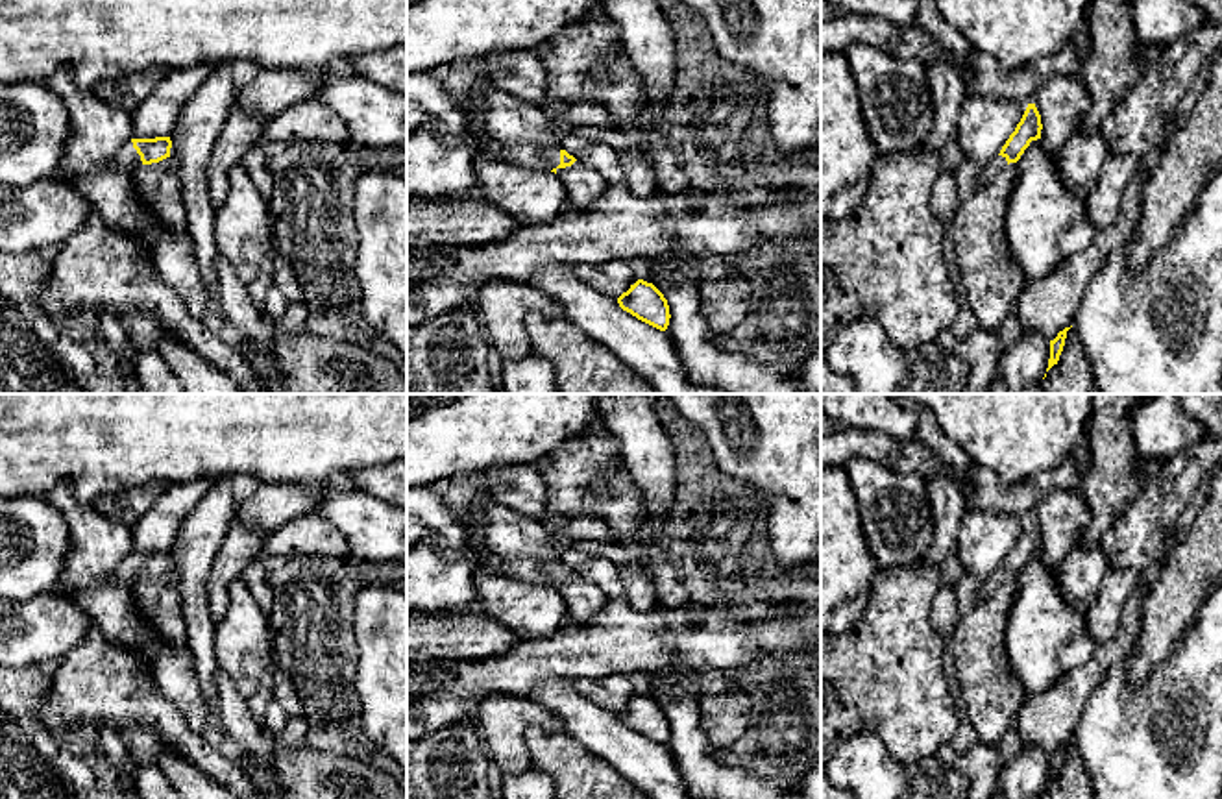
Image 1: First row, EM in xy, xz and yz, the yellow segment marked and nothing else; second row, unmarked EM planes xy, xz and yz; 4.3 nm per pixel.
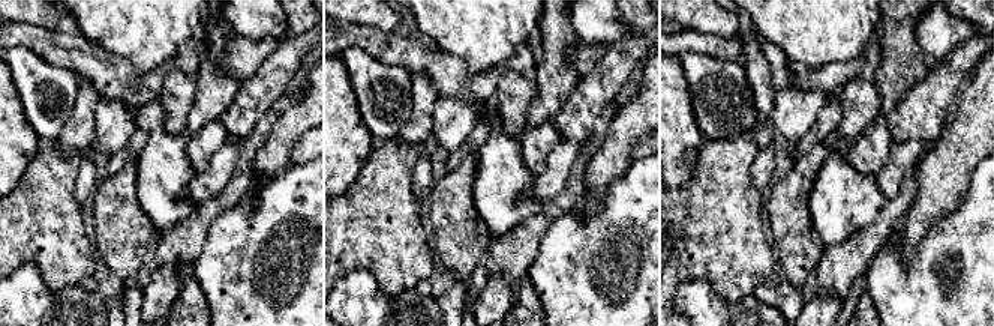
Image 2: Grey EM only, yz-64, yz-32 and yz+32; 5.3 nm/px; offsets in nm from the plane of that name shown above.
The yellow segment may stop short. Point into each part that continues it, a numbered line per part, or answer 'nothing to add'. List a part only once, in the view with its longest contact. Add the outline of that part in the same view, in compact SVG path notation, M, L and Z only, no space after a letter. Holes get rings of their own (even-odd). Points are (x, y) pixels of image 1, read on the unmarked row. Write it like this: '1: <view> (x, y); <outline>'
1: xy (128, 574); M126 557L118 568L115 570L113 577L124 584L124 586L133 586L139 579L142 579L141 570L133 562L133 557Z

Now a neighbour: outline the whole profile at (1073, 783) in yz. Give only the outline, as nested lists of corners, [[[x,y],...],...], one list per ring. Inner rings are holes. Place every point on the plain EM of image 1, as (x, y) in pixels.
[[[1072,742],[1067,745],[1059,775],[1046,786],[1046,792],[1039,799],[1094,799],[1087,768]]]

